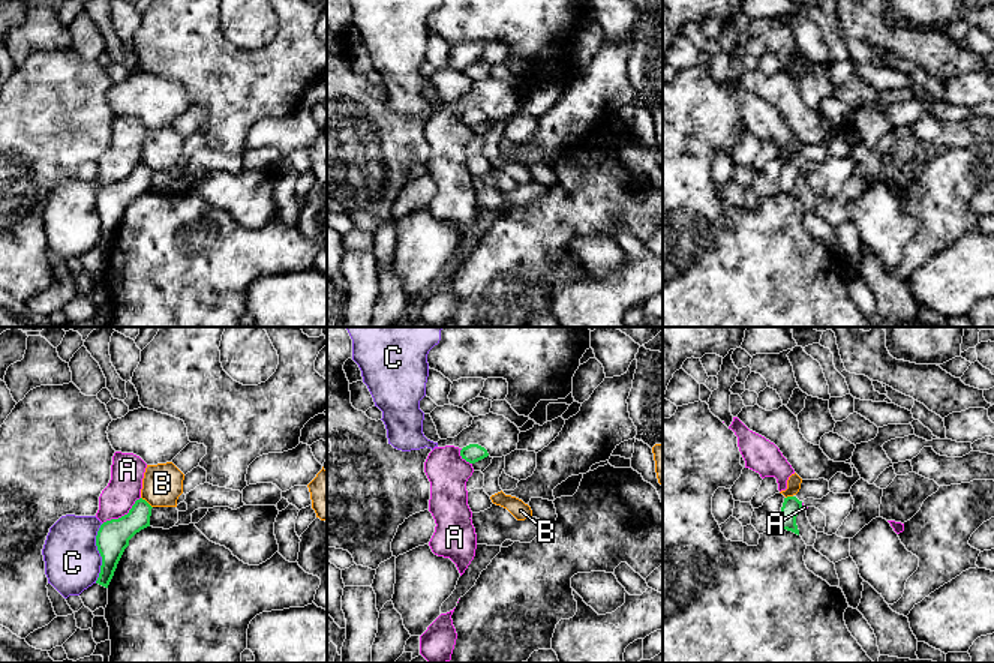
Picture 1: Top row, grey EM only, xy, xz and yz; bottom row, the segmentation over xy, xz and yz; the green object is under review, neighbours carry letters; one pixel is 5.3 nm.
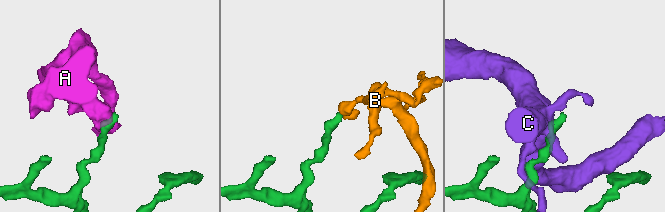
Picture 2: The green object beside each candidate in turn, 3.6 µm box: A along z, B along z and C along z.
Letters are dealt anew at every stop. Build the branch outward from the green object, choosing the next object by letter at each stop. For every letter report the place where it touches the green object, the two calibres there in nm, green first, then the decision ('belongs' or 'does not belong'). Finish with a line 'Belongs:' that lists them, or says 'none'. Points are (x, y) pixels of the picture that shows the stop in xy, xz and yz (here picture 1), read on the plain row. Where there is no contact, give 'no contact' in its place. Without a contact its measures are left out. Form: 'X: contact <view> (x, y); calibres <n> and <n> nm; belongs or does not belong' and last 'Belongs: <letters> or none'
A: contact xy (122, 180); calibres 180 and 180 nm; does not belong
B: contact xy (147, 167); calibres 170 and 220 nm; does not belong
C: contact xy (99, 216); calibres 180 and 300 nm; does not belong
Belongs: none

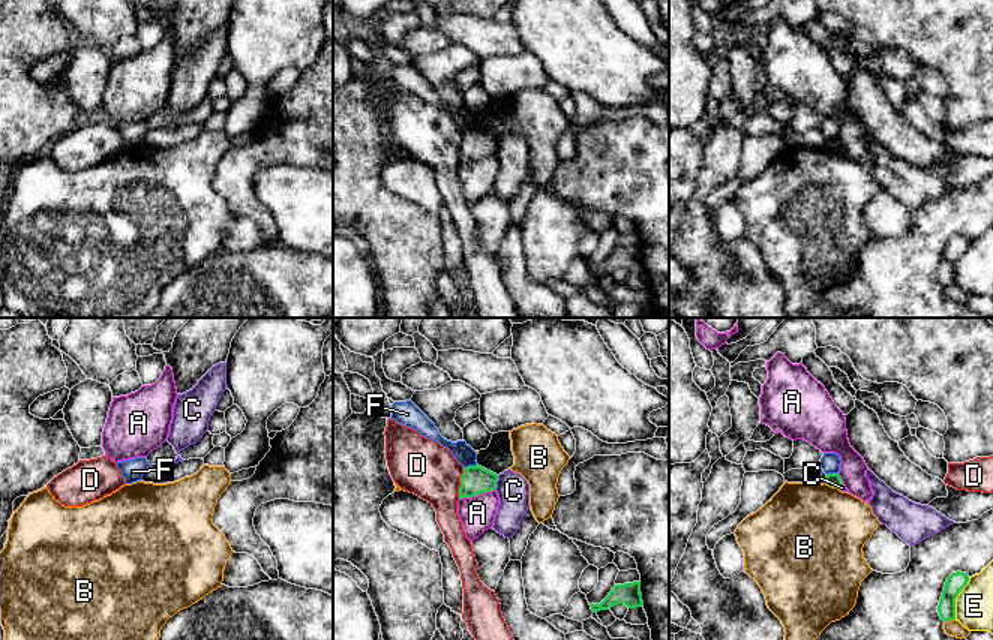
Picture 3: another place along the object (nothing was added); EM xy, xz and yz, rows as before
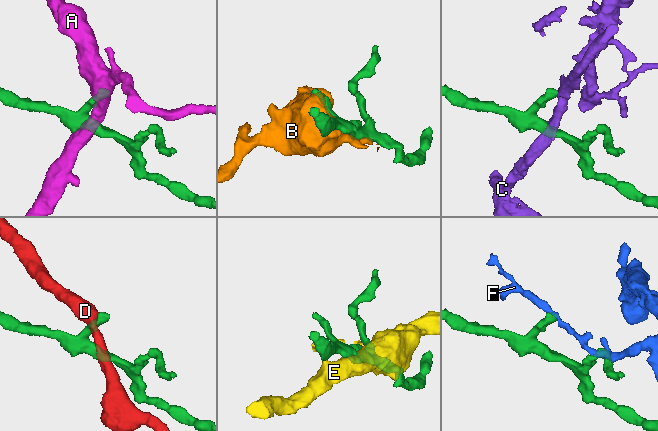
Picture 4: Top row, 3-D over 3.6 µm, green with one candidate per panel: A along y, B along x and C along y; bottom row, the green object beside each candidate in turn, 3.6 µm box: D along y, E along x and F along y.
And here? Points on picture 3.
A: contact xz (476, 159); calibres 160 and 190 nm; does not belong
B: contact yz (831, 150); calibres 70 and 500 nm; does not belong
C: contact xz (495, 147); calibres 160 and 180 nm; does not belong
D: contact xz (461, 147); calibres 160 and 300 nm; does not belong
E: contact yz (956, 261); calibres 100 and 200 nm; does not belong
F: contact xz (470, 131); calibres 160 and 100 nm; does not belong
Belongs: none

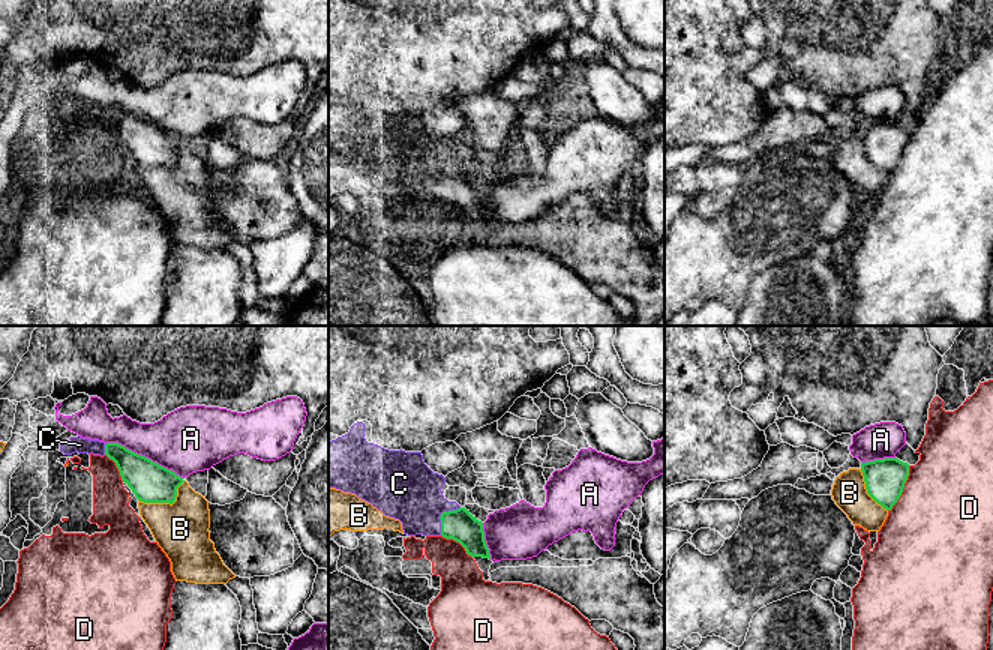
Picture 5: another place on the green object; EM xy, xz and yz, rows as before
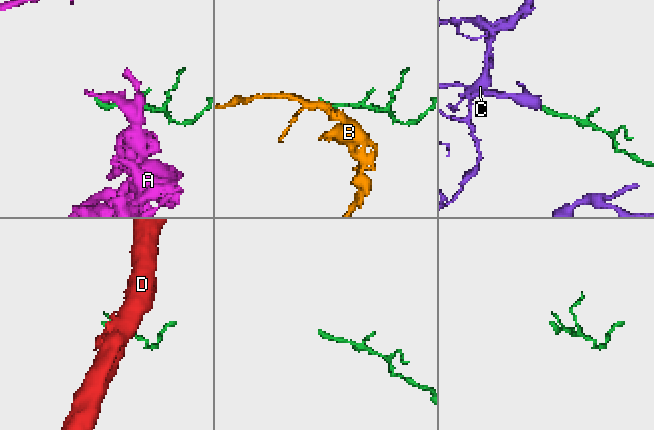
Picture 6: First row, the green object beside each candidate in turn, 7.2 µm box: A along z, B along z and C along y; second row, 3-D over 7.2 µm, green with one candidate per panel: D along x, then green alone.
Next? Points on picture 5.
A: contact xy (144, 120); calibres 220 and 360 nm; does not belong
B: contact xy (165, 165); calibres 220 and 280 nm; does not belong
C: contact xz (441, 179); calibres 170 and 340 nm; belongs
D: contact yz (903, 150); calibres 220 and 500 nm; does not belong
Belongs: C

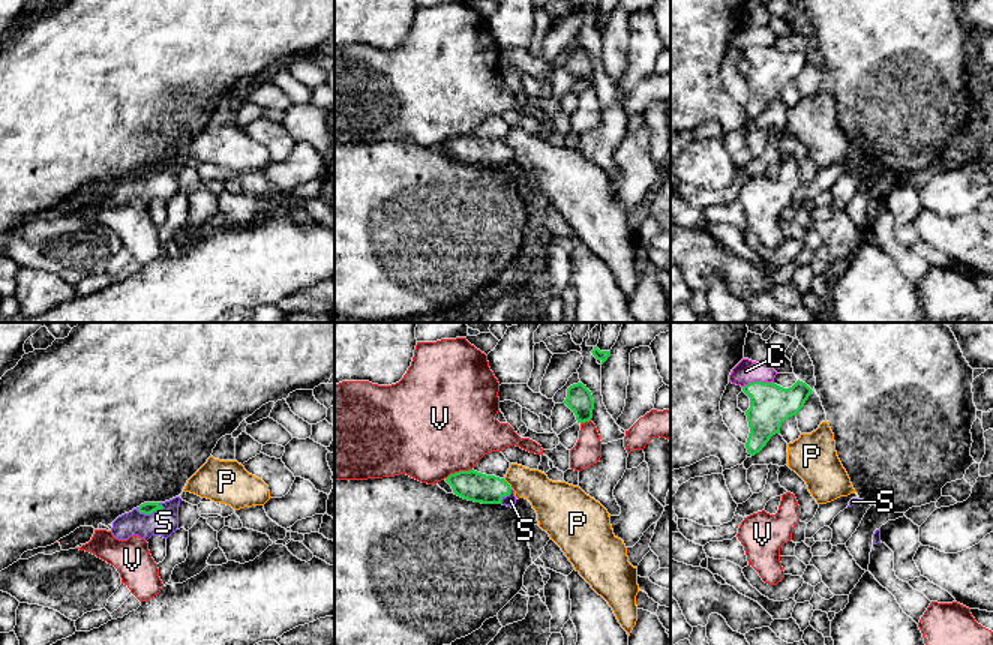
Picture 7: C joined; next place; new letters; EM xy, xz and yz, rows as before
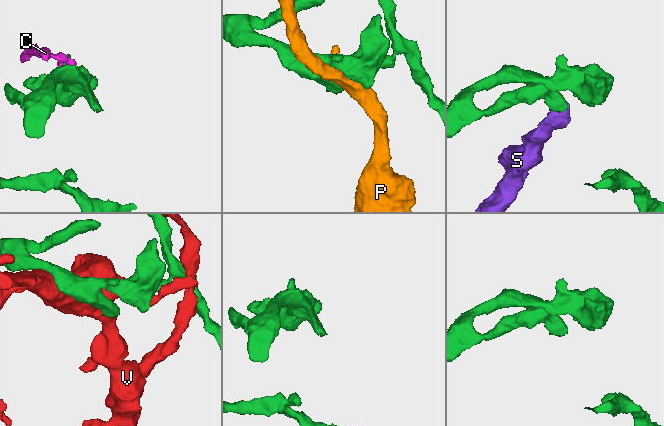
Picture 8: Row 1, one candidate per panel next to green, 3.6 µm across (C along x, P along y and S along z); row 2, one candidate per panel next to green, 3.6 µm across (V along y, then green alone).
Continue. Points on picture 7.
C: contact yz (758, 45); calibres 220 and 120 nm; does not belong
P: contact xz (507, 147); calibres 160 and 200 nm; does not belong
S: contact xy (150, 177); calibres 60 and 150 nm; belongs
V: contact xz (459, 135); calibres 160 and 500 nm; does not belong
Belongs: S

